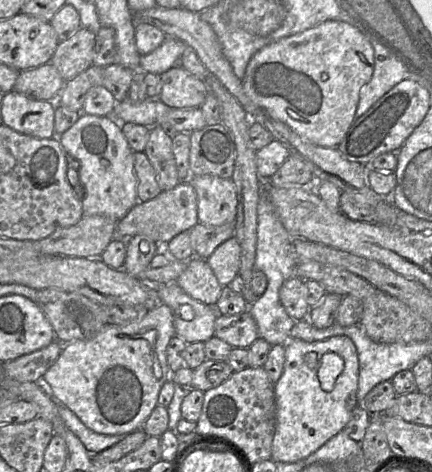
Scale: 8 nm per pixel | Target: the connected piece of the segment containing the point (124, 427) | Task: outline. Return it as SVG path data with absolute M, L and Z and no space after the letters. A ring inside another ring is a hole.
M161 303L154 309L143 312L138 320L129 325L108 324L92 338L63 344L59 357L44 374L42 384L58 404L68 407L94 432L106 435L128 435L142 428L158 405L161 388L170 380L167 346L174 336L172 311Z

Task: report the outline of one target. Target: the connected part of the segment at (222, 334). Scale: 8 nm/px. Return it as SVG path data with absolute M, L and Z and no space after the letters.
M248 310L232 316L218 314L214 329L214 336L233 348L249 348L259 338L257 324Z

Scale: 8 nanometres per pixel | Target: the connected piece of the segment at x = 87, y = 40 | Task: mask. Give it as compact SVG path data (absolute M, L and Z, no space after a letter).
M80 28L71 38L59 42L50 60L64 81L70 81L93 65L96 34Z

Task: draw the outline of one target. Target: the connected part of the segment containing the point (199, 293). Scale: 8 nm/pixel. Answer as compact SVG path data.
M198 257L187 261L186 269L176 282L190 297L212 307L223 289L207 261Z

